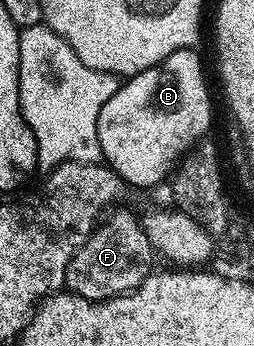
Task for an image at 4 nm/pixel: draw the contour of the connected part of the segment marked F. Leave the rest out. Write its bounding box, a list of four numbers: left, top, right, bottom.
[64,208,154,302]

